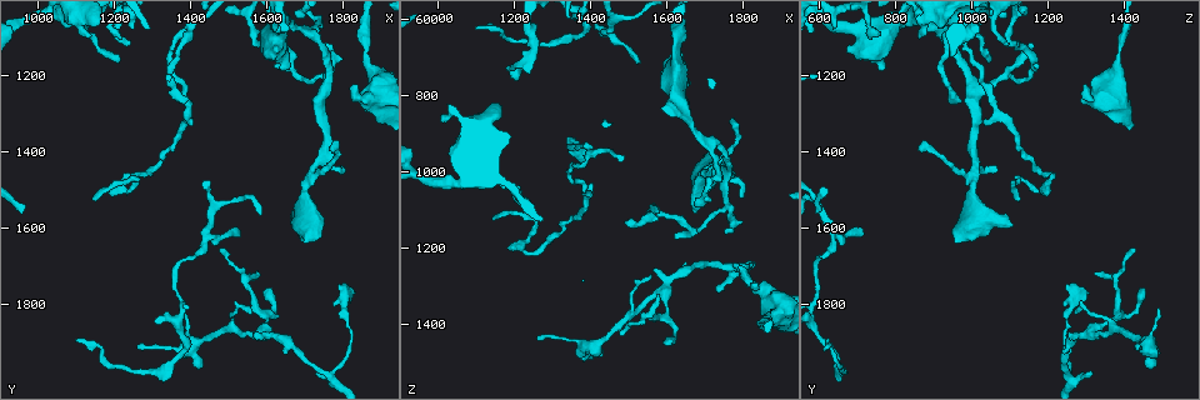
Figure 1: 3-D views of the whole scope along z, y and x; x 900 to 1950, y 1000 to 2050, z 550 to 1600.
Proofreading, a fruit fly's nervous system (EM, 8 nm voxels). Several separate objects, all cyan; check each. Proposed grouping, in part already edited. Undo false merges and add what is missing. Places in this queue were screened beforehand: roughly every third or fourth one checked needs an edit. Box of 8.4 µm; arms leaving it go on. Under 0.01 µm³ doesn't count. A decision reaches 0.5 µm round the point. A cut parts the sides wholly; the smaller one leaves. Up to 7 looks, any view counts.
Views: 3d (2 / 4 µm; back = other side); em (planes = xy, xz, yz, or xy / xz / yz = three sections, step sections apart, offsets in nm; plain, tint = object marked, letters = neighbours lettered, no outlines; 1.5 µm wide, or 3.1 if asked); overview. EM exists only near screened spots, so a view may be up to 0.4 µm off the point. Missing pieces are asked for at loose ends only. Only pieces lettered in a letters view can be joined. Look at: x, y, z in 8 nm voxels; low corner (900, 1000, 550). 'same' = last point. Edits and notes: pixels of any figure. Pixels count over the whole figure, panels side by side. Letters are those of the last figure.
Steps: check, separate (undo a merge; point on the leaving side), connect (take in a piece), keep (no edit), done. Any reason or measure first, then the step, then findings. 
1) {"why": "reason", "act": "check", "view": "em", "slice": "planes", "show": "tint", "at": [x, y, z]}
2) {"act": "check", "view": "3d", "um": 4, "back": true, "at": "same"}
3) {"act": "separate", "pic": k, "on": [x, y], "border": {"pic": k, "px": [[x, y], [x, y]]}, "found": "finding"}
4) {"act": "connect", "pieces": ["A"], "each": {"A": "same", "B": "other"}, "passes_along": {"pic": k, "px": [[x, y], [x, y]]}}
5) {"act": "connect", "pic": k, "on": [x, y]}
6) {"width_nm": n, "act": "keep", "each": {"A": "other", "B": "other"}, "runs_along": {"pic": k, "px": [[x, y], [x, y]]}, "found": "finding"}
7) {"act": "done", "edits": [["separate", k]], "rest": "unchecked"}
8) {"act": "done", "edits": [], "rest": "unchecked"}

{"why": "an open end", "act": "check", "view": "3d", "um": 2, "at": [1830, 1775, 1305]}

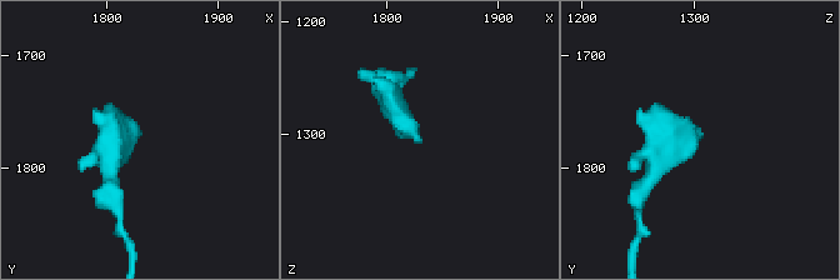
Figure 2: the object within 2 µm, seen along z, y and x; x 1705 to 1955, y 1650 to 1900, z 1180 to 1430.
{"act": "check", "view": "em", "slice": "planes", "show": "letters", "at": [1828, 1770, 1308]}

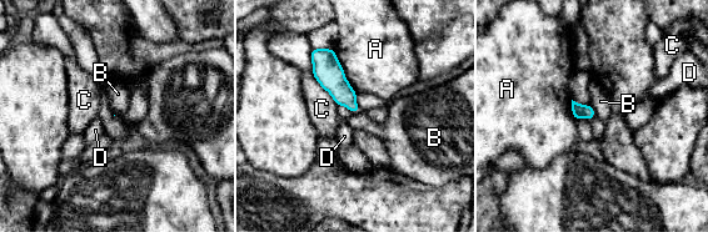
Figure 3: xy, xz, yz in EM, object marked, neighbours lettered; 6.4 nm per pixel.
{"longest_contact_nm": ["A", 320], "act": "keep", "each": {"A": "other", "B": "other", "C": "other", "D": "other"}, "border": {"pic": 3, "px": [[589, 105], [597, 115]]}, "found": "no lettered piece goes on from it"}

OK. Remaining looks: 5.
{"why": "an open end", "act": "check", "view": "em", "slice": "planes", "show": "tint", "at": [1475, 1650, 1425]}

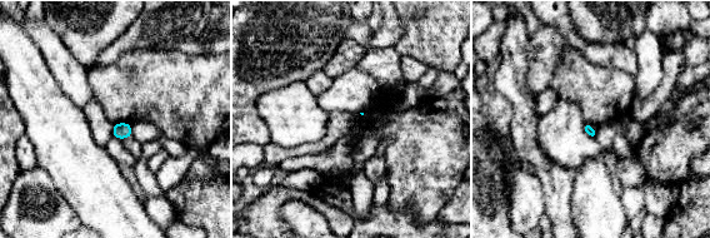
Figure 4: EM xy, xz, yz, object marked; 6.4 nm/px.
{"why": "what lies round it", "act": "check", "view": "em", "slice": "planes", "show": "letters", "at": "same"}

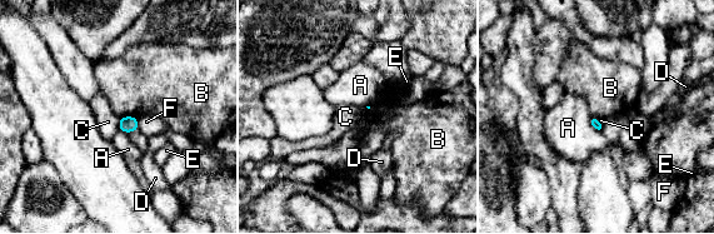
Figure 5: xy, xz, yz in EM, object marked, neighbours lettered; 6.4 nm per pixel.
{"act": "keep", "each": {"A": "other", "B": "other", "C": "other", "D": "other", "E": "other", "F": "other"}, "border": {"pic": 5, "px": [[136, 116], [120, 118]]}, "found": "no lettered piece goes on from it"}

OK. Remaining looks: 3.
{"why": "tapers out", "act": "check", "view": "em", "slice": "planes", "show": "tint", "at": [1550, 1825, 1280]}

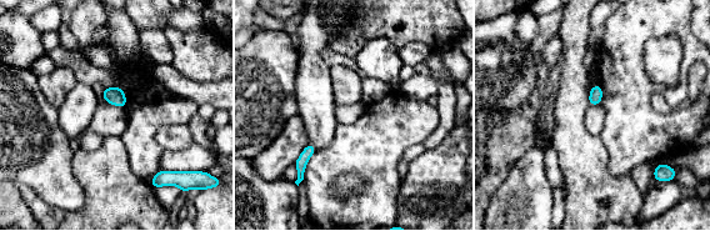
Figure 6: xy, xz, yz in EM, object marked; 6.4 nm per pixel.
{"why": "see the neighbours", "act": "check", "view": "em", "slice": "planes", "show": "letters", "at": "same"}

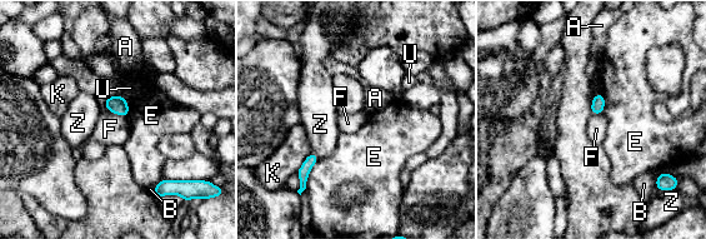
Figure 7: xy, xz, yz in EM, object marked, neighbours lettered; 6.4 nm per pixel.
{"act": "keep", "each": {"A": "other", "B": "other", "E": "other", "F": "other", "K": "other", "U": "other", "Z": "other"}, "border": {"pic": 7, "px": [[106, 108], [128, 118]]}, "found": "no lettered piece goes on from it"}

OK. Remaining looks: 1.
{"act": "done", "edits": [], "rest": "unchecked"}

